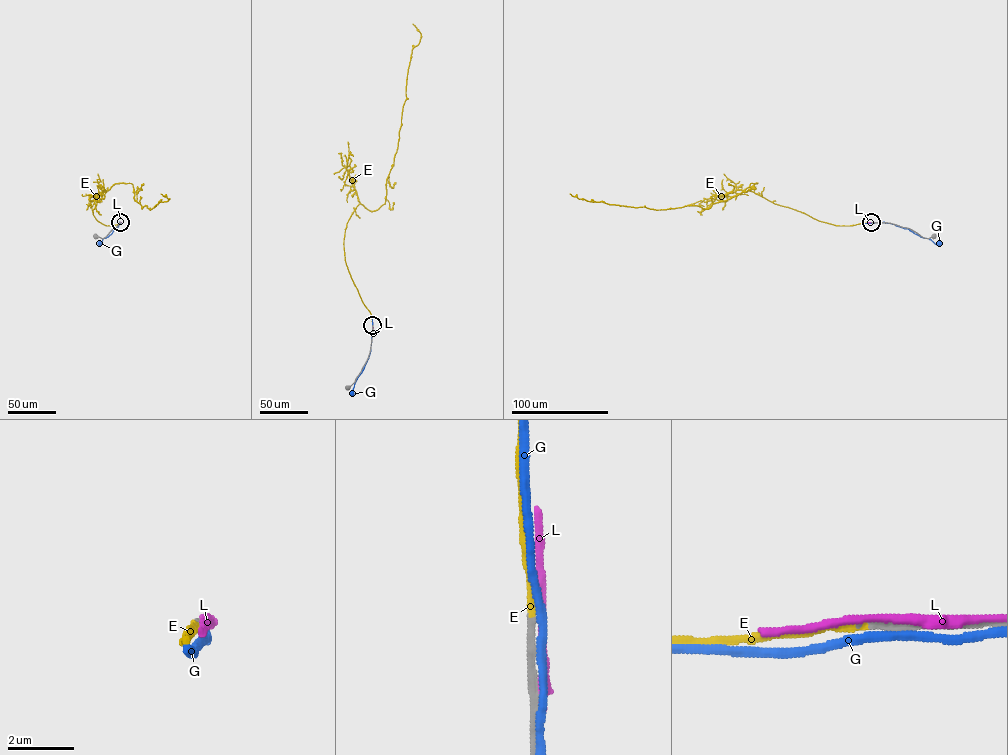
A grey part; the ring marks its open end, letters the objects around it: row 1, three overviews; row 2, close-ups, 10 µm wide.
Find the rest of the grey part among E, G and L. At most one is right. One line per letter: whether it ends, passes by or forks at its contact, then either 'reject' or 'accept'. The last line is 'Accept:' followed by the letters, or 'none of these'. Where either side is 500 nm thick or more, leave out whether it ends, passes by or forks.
E: it ends; accept
G: it passes by; reject
L: it passes by; reject
Accept: E

